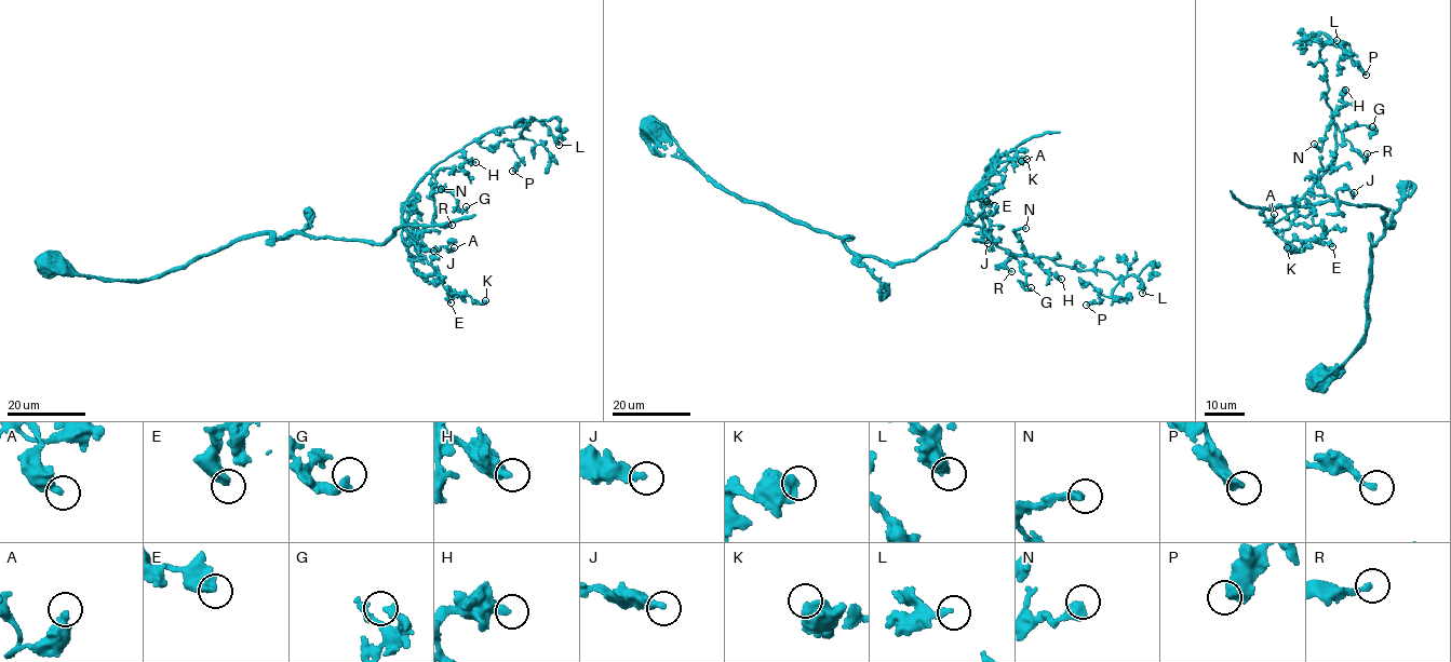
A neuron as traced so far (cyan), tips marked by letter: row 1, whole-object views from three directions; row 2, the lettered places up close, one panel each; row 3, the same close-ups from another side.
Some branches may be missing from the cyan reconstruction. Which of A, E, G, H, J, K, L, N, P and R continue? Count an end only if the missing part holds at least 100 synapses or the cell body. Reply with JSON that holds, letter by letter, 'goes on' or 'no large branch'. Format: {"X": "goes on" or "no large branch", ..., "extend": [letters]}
{"A": "no large branch", "E": "no large branch", "G": "no large branch", "H": "no large branch", "J": "no large branch", "K": "no large branch", "L": "no large branch", "N": "no large branch", "P": "no large branch", "R": "no large branch", "extend": []}

